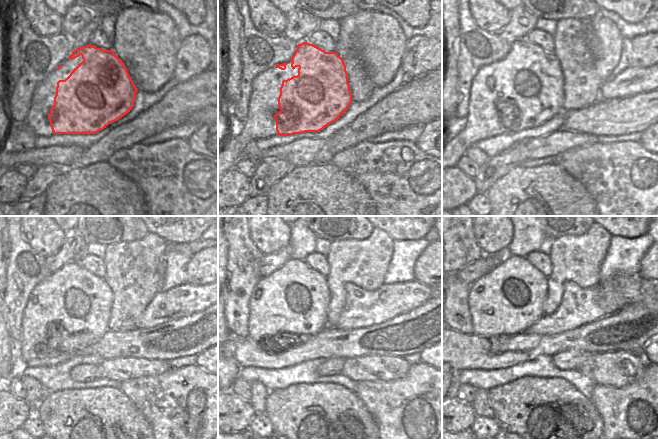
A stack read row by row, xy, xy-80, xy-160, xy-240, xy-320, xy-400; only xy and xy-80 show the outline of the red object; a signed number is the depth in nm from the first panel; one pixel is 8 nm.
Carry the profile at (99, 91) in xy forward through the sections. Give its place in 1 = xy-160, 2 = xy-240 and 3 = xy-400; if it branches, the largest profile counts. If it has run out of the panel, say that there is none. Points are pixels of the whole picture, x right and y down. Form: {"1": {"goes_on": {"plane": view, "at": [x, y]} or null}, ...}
{"1": {"goes_on": {"plane": "xy-160", "at": [536, 91]}}, "2": {"goes_on": {"plane": "xy-240", "at": [84, 311]}}, "3": {"goes_on": {"plane": "xy-400", "at": [523, 294]}}}

